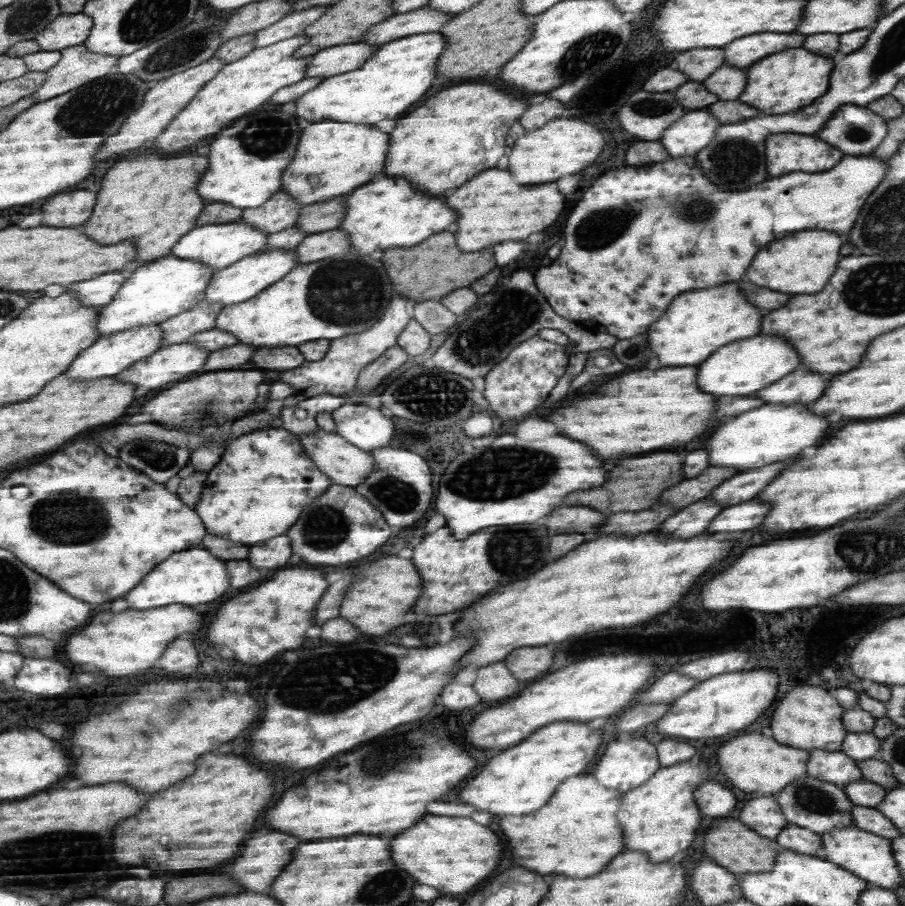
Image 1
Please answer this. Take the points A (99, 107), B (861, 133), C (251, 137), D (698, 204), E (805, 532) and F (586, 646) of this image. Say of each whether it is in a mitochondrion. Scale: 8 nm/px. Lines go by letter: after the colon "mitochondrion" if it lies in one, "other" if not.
A: mitochondrion
B: mitochondrion
C: mitochondrion
D: mitochondrion
E: other
F: other

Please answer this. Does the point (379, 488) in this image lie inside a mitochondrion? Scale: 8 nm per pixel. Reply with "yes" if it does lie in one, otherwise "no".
yes

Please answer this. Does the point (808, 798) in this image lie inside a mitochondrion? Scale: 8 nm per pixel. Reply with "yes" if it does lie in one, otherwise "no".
yes

